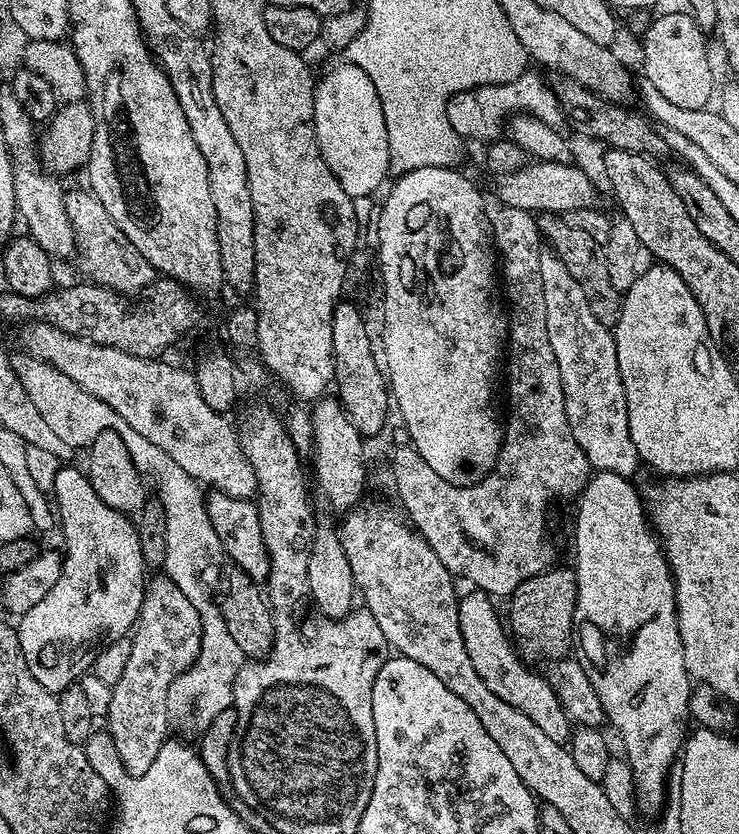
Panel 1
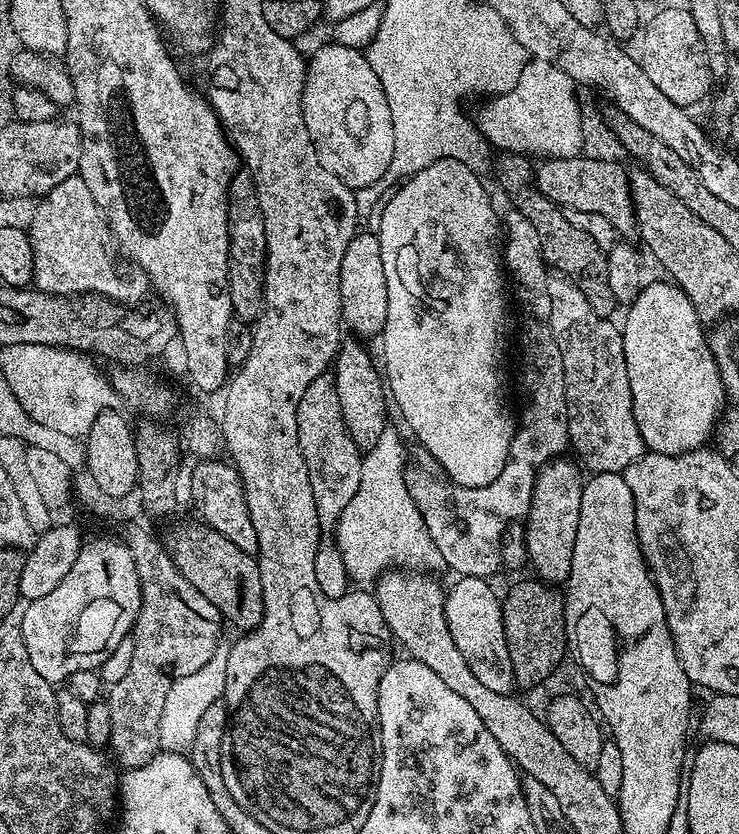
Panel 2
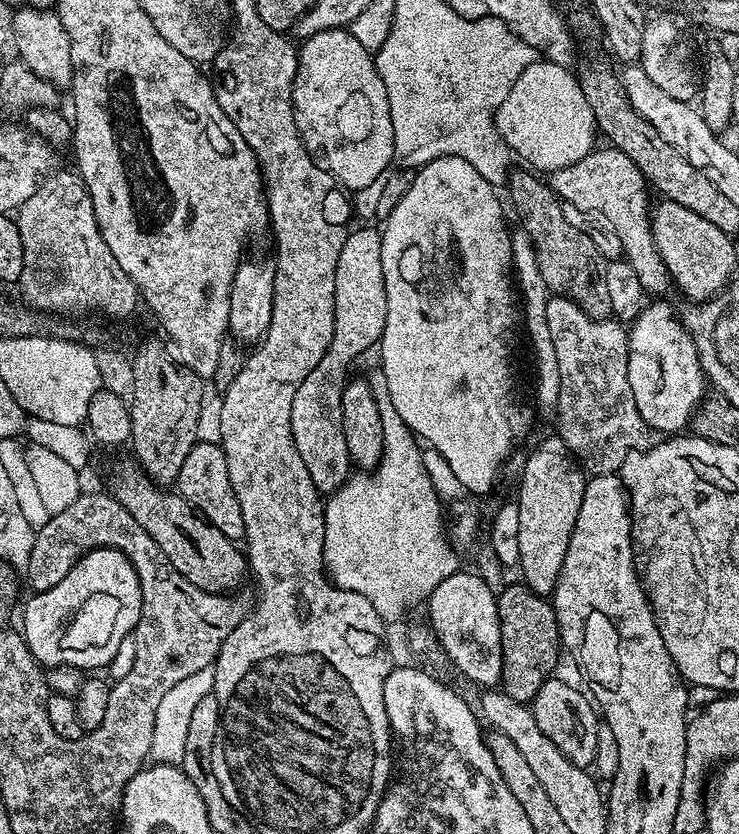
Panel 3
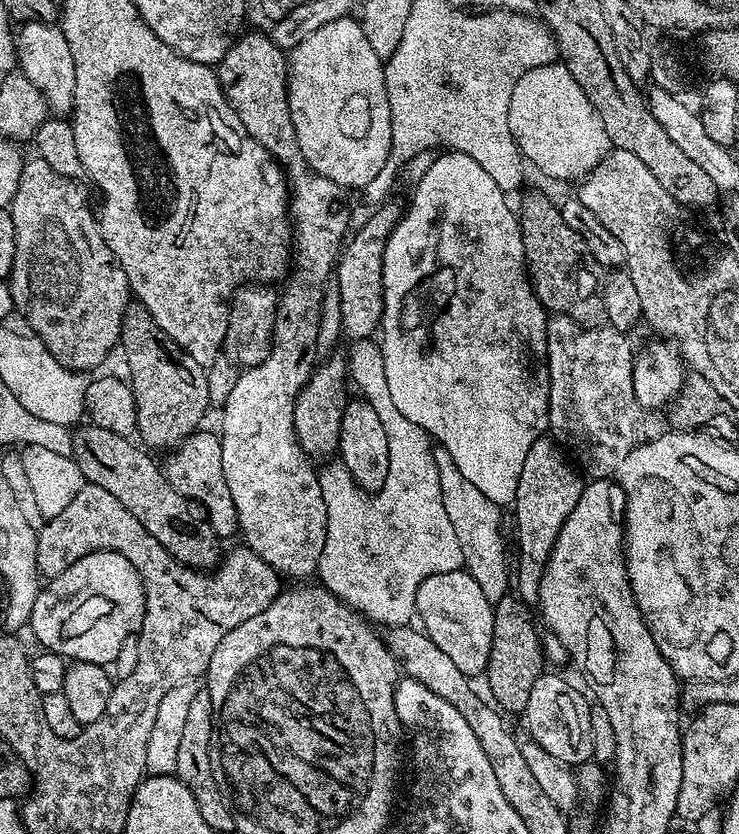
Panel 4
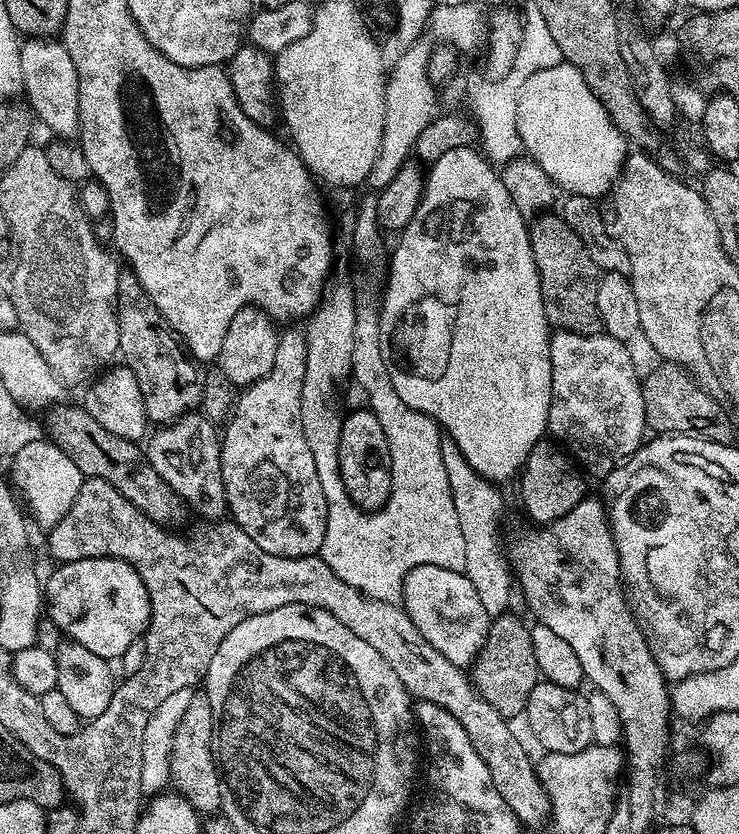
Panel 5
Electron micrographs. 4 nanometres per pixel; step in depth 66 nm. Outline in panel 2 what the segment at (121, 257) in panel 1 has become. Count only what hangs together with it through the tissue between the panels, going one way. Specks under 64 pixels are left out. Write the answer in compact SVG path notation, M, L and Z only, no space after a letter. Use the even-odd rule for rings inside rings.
M80 175L58 182L37 204L32 225L26 228L34 250L32 284L36 291L59 296L92 292L130 305L139 304L149 295L148 275L137 264L128 262L125 268L120 265L110 226Z

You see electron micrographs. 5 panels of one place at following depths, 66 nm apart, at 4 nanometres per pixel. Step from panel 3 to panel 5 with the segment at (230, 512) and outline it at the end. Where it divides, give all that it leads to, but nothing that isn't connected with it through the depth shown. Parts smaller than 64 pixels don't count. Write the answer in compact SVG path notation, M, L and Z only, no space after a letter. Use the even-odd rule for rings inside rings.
M188 411L167 426L157 427L157 432L147 437L146 443L148 461L158 470L158 478L175 490L191 511L193 508L198 515L204 516L200 518L210 522L219 521L223 517L220 515L228 512L220 465L221 437L216 428L217 425L199 411Z

